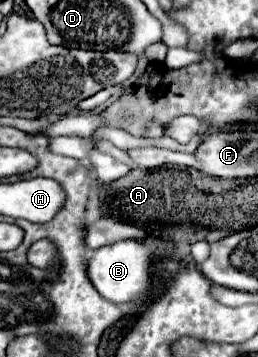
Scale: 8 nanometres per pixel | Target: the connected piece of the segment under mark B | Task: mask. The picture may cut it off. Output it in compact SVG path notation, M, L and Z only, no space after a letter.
M126 240L126 242L116 242L110 246L102 246L94 252L90 252L88 260L88 274L96 290L110 302L114 304L128 304L128 302L138 302L142 300L150 286L152 286L152 262L150 262L152 250L140 242L140 240Z

